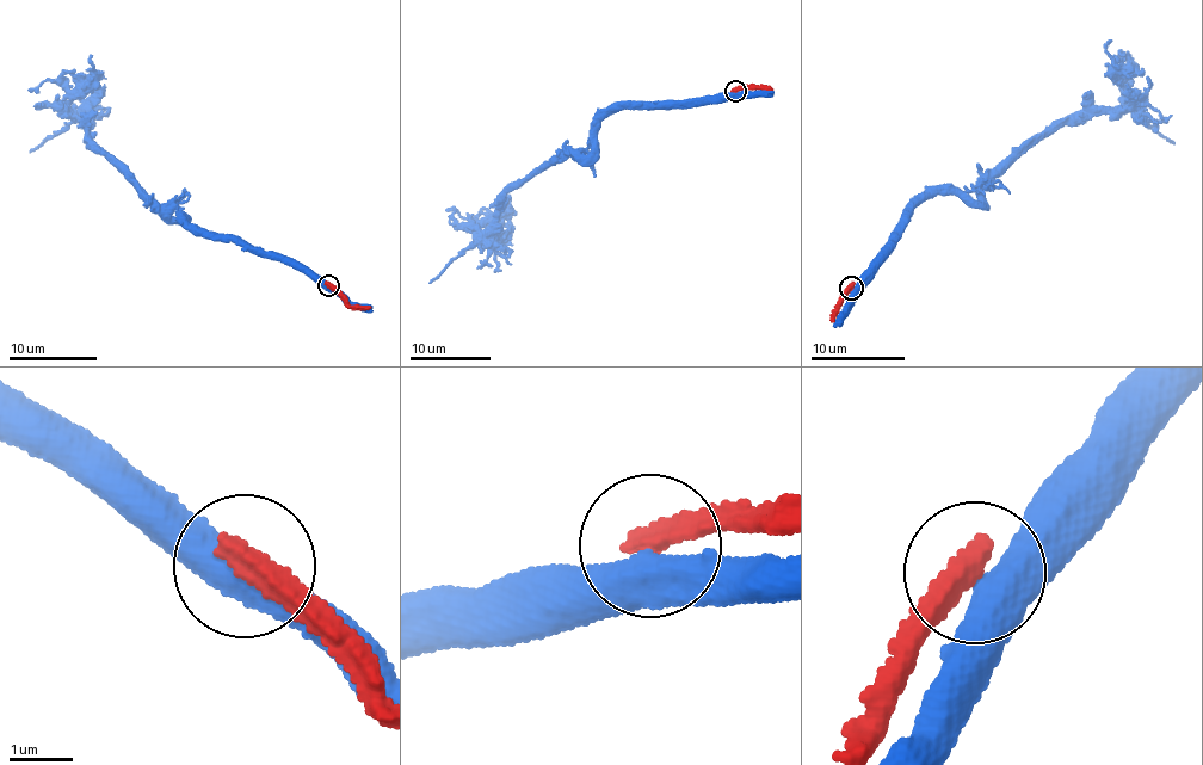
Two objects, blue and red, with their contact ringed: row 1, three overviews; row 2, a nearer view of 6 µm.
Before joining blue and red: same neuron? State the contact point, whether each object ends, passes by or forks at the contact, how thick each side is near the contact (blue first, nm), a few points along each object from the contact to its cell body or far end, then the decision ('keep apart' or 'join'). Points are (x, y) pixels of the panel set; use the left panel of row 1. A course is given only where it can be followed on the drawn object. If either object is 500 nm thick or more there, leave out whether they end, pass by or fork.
place (328, 285); calibres 500 and 420 nm; course blue (329, 287), (278, 258), (204, 236), (178, 208), (143, 201), (69, 111), (93, 67), (90, 54); course red (329, 285), (349, 306), (371, 308); keep apart

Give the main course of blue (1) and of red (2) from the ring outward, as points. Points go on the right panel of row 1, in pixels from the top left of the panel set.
1: (852, 289), (910, 204), (975, 189), (1068, 121), (1121, 108), (1127, 85), (1109, 54), (1112, 39)
2: (852, 288), (834, 310), (833, 322)

